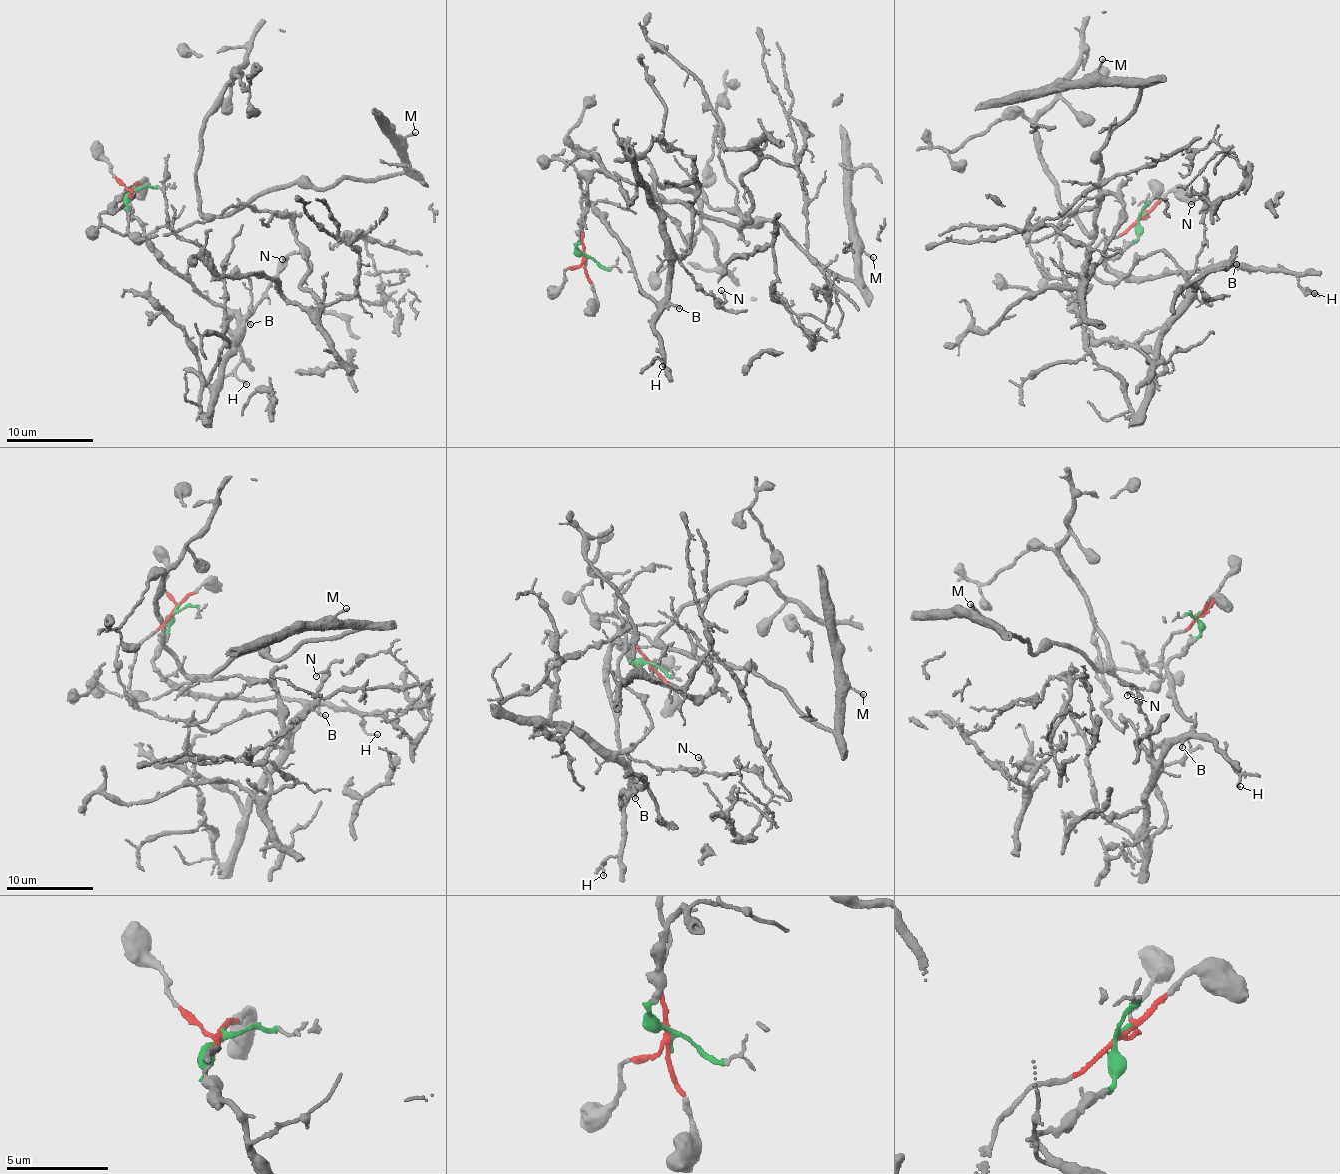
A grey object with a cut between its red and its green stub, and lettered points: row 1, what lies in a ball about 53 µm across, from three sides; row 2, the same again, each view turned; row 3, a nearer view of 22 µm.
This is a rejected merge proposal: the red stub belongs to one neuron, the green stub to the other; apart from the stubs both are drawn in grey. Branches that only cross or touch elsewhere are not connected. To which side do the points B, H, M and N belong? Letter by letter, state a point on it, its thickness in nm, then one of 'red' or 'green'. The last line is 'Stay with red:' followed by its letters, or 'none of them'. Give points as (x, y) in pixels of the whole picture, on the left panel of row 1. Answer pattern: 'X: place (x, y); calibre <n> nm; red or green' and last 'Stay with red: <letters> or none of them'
B: place (250, 324); calibre 180 nm; green
H: place (246, 384); calibre 140 nm; green
M: place (415, 132); calibre 140 nm; red
N: place (282, 259); calibre 120 nm; green
Stay with red: M

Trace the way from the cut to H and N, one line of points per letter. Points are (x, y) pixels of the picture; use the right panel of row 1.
H: (1140, 218), (1135, 241), (1105, 260), (1117, 271), (1155, 277), (1224, 262), (1288, 272), (1303, 294), (1313, 293)
N: (1140, 218), (1135, 241), (1105, 263), (1141, 277), (1226, 263), (1192, 285), (1204, 203), (1191, 203)

